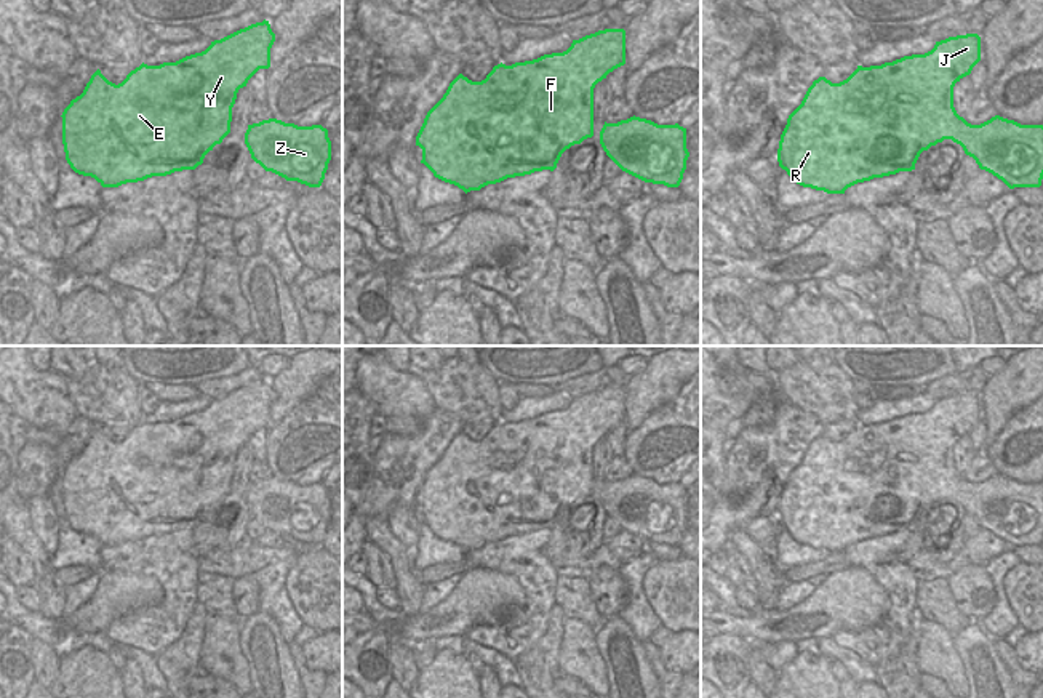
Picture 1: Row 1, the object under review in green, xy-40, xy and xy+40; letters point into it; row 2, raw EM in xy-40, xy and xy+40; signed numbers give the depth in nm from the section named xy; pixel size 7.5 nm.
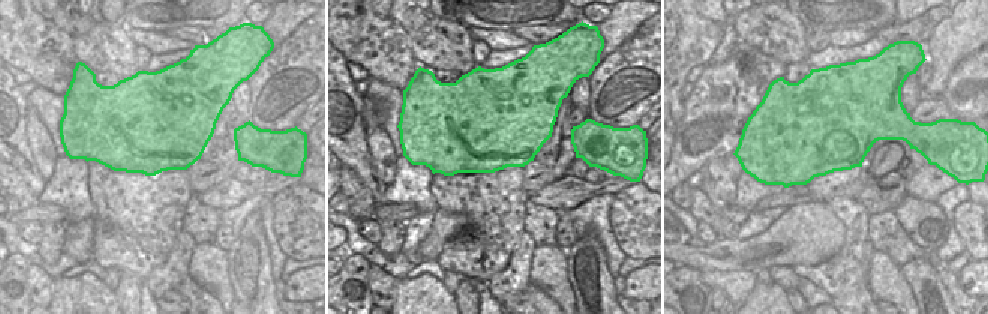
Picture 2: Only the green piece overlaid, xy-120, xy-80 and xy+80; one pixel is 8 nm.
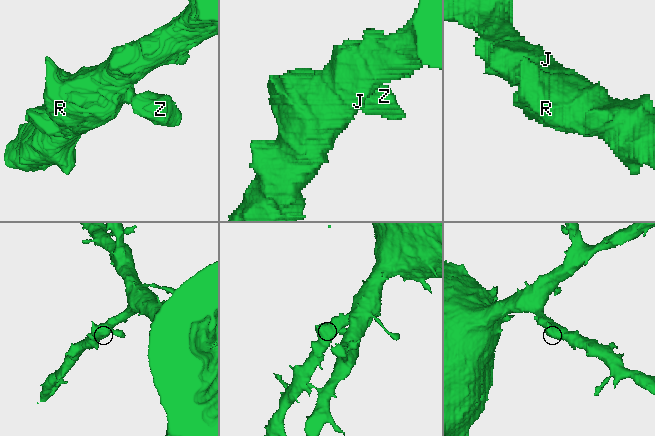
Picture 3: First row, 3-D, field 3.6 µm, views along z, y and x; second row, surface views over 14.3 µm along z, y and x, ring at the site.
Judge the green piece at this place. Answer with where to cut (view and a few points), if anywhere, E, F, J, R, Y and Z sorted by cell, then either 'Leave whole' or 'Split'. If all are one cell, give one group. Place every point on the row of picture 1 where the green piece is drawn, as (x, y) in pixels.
No split. Groups: E F J R Y Z. Leave whole

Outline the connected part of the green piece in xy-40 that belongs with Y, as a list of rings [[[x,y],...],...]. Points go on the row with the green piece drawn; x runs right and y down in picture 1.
[[[269,21],[240,29],[202,51],[176,62],[160,66],[141,64],[115,85],[98,69],[83,93],[70,101],[62,112],[62,144],[70,168],[94,178],[102,187],[118,187],[126,183],[166,176],[174,171],[195,170],[205,155],[230,133],[232,107],[240,88],[259,70],[270,67],[270,48],[275,34]]]

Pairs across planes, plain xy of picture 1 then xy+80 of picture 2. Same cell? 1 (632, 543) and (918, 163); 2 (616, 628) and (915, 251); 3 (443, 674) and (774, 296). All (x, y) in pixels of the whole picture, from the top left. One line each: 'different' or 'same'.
1: different
2: different
3: same

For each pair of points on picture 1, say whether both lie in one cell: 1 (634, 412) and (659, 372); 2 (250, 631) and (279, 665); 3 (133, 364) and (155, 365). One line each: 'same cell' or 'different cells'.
1: same cell
2: same cell
3: same cell

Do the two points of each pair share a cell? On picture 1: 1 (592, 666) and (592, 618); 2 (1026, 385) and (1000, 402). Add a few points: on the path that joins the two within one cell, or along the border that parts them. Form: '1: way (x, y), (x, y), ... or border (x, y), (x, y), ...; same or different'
1: border (567, 617), (575, 617), (595, 629); different
2: way (1019, 385), (1007, 396); same

